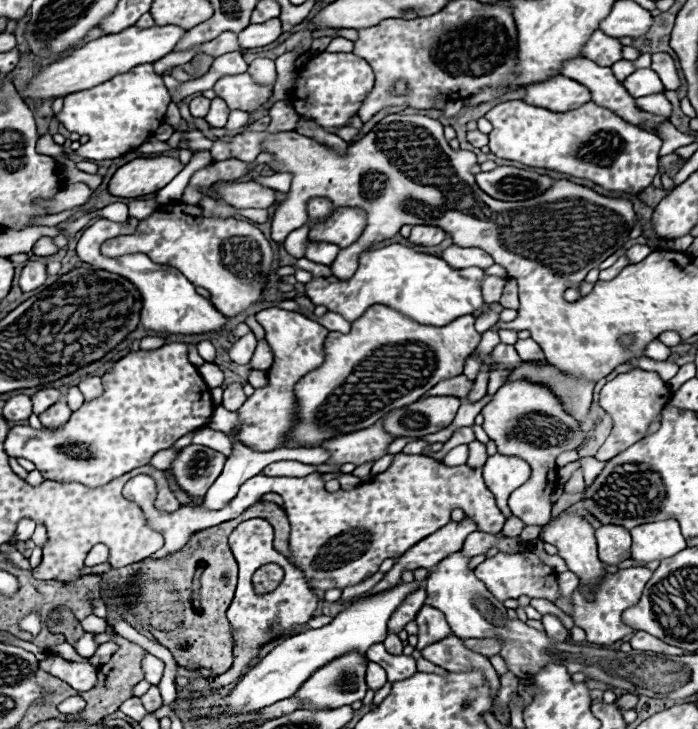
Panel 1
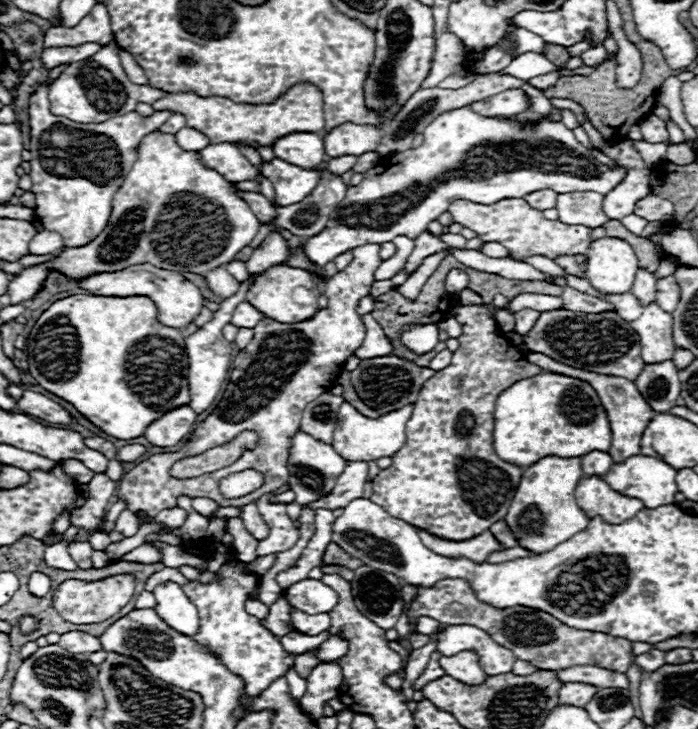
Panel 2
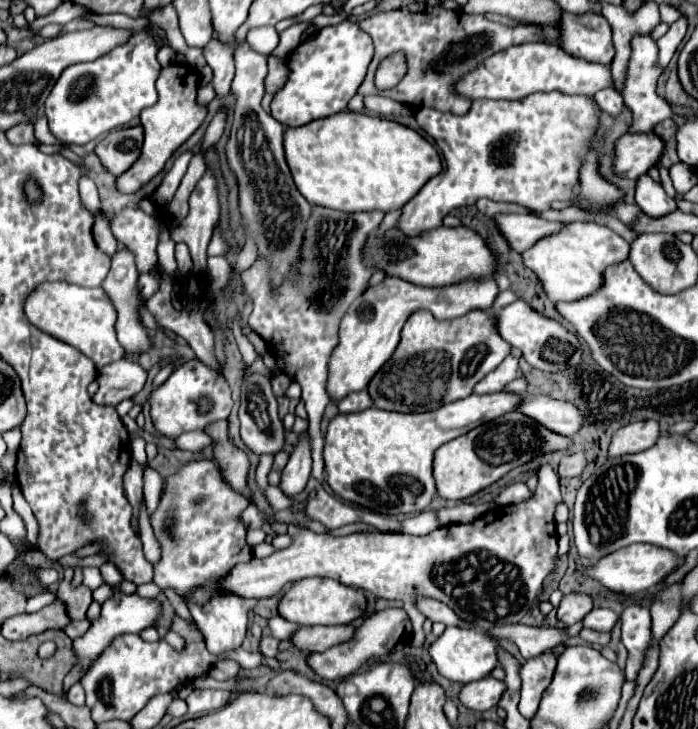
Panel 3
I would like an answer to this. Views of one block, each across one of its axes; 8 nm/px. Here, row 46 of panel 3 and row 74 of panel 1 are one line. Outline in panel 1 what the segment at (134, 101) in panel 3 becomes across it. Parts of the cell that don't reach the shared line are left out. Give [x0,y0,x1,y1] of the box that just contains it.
[56,64,170,160]

